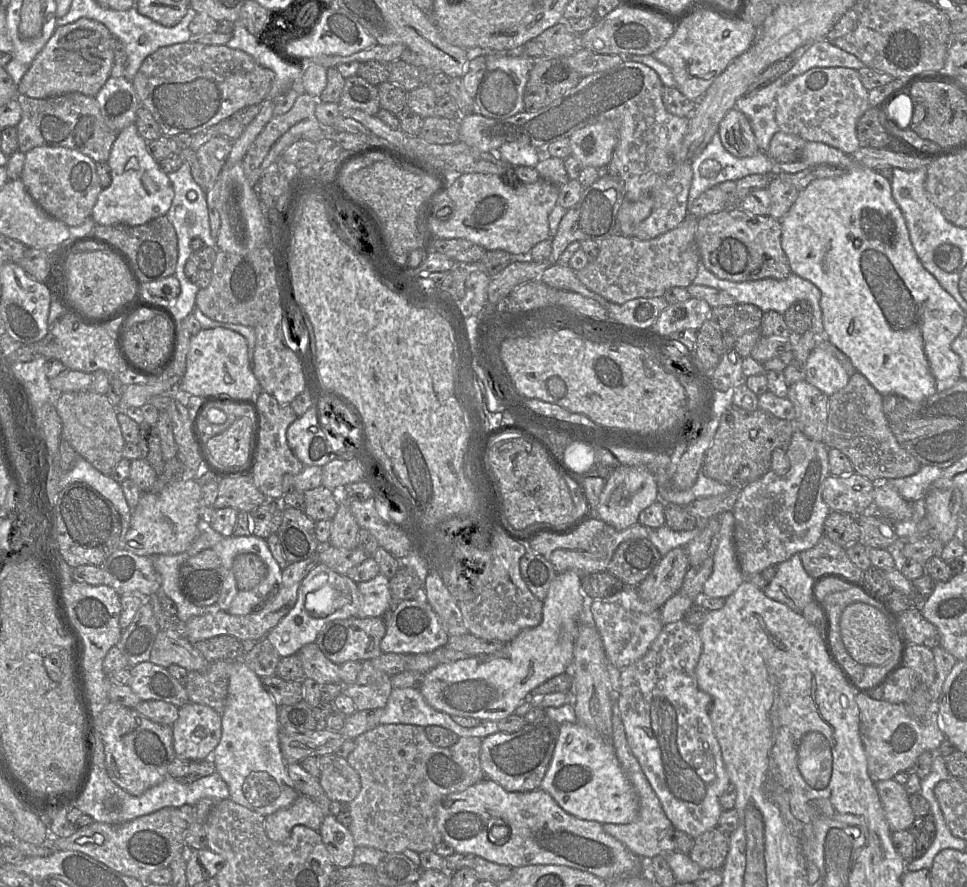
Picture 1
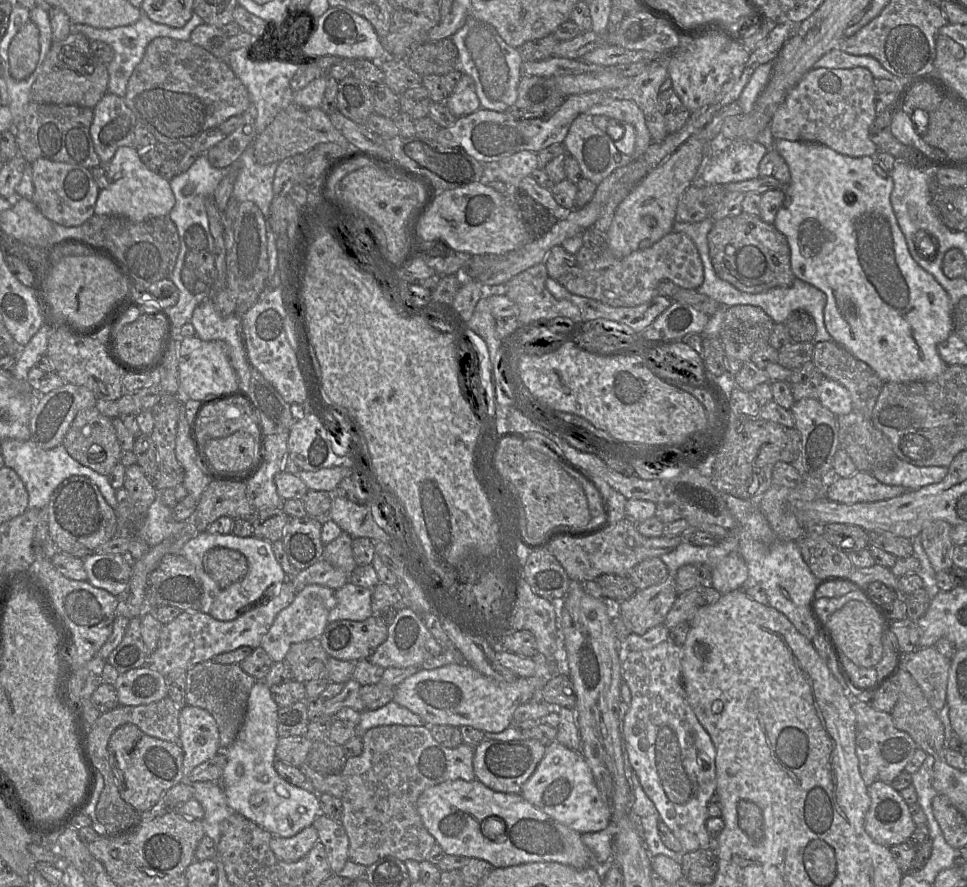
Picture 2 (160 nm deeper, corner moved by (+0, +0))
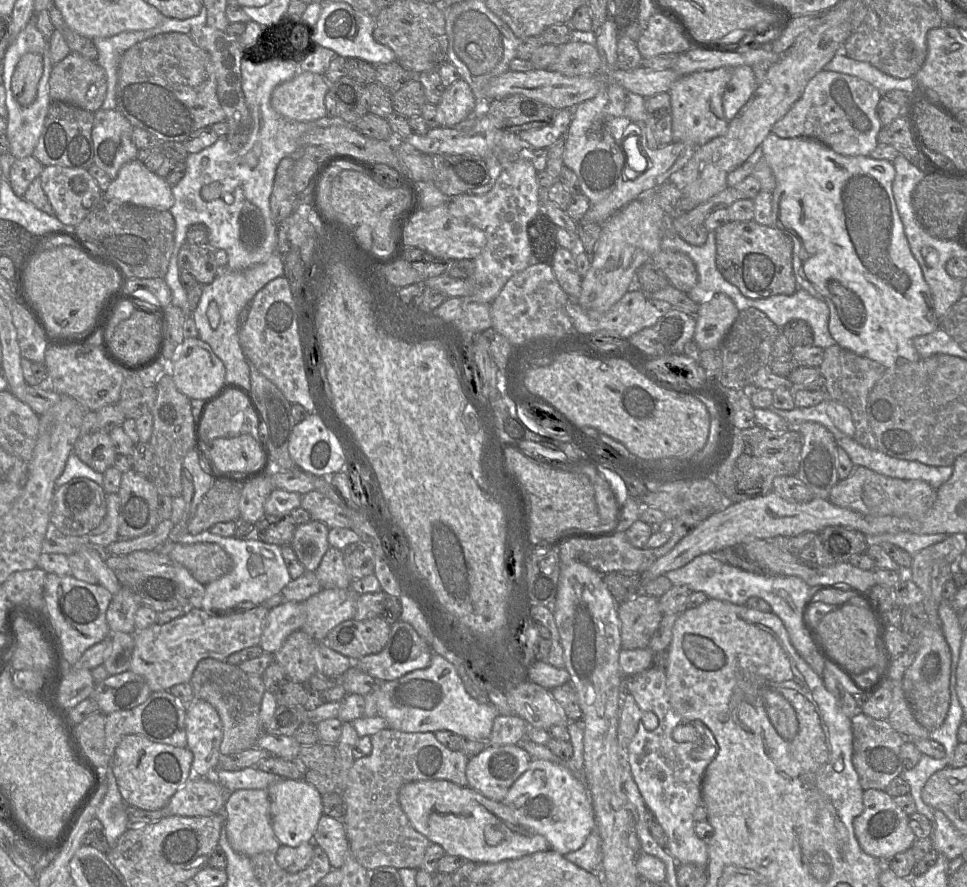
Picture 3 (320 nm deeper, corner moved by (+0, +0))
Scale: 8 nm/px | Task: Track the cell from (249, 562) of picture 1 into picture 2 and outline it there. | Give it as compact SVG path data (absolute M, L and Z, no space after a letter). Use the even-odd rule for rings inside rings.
M228 548L209 550L203 558L203 566L221 590L241 581L248 573L247 558Z

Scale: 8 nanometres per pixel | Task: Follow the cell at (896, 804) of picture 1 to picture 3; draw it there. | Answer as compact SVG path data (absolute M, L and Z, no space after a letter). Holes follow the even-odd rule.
M867 789L863 794L864 810L853 821L855 835L861 849L880 862L890 860L897 853L904 852L917 839L909 825L907 815L885 790Z

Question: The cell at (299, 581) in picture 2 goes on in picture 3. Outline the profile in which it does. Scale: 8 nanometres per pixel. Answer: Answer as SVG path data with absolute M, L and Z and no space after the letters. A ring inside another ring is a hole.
M306 571L297 579L291 580L279 593L264 601L261 605L272 609L286 602L304 602L322 590L314 572Z

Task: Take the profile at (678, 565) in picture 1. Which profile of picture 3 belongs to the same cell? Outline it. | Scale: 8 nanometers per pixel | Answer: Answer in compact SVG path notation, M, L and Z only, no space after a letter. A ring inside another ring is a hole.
M638 593L632 599L618 605L621 621L621 649L647 648L662 620L659 598Z

